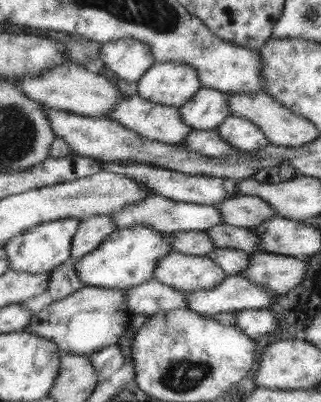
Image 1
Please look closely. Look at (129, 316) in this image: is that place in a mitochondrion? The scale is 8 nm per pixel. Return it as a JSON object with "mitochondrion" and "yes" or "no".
{"mitochondrion":"no"}

